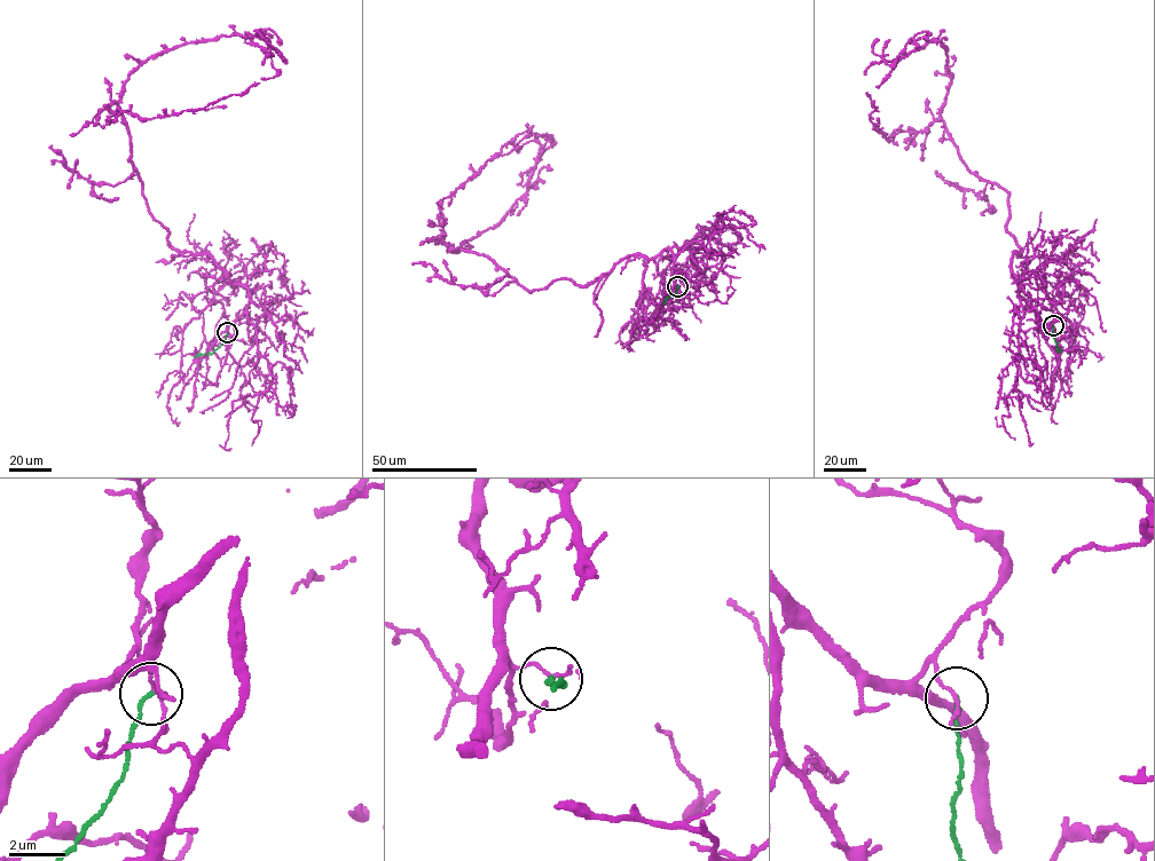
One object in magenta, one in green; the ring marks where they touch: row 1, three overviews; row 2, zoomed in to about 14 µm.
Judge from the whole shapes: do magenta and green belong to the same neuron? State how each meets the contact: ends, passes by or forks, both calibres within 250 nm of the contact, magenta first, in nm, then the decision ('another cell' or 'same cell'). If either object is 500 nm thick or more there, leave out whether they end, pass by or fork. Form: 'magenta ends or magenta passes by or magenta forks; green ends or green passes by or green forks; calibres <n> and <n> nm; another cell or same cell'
magenta passes by; green ends; calibres 100 and 140 nm; another cell

